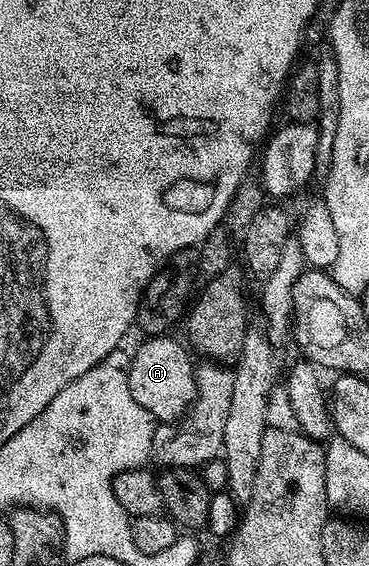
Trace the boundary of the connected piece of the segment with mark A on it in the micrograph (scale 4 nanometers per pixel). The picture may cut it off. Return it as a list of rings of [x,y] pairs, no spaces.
[[[168,334],[146,338],[146,343],[139,344],[129,360],[131,397],[135,397],[135,401],[161,423],[180,419],[197,395],[195,359],[189,356],[190,348],[184,342],[181,344],[179,340],[169,338]]]

